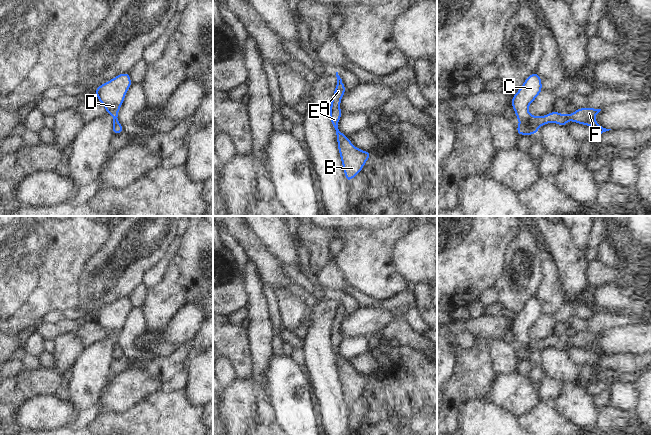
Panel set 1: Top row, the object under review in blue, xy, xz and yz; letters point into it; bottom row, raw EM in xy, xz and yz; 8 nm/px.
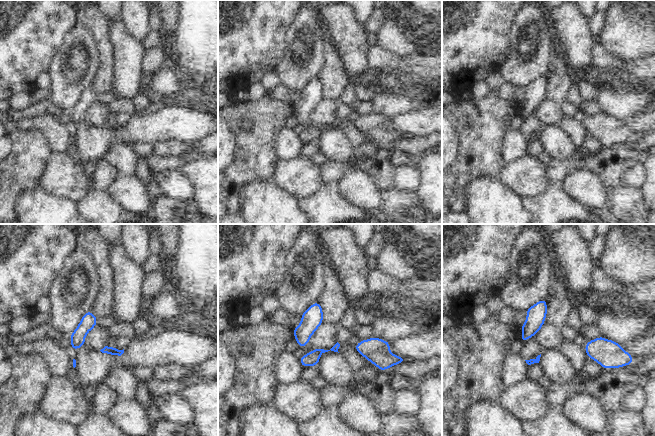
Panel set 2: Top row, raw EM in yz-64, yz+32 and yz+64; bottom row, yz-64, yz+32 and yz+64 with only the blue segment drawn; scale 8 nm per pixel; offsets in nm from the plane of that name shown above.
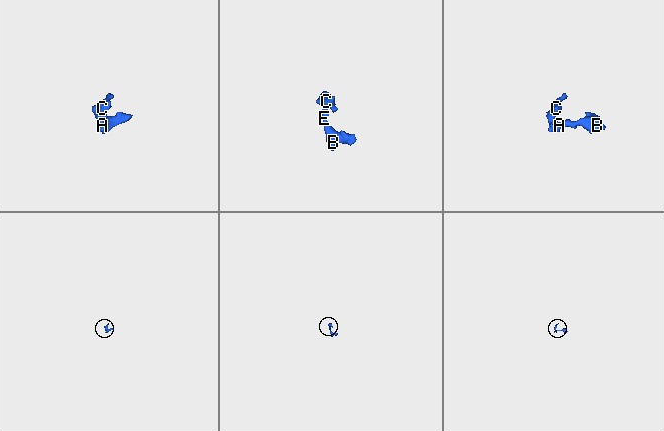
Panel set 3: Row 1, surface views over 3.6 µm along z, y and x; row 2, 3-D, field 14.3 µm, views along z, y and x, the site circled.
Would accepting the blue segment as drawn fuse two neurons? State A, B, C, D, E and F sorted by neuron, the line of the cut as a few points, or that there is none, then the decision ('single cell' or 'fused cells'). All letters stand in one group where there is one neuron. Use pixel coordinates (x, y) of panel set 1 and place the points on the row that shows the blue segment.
groups A B E F / C D; cut yz (530, 115), (524, 122), (520, 123); fused cells

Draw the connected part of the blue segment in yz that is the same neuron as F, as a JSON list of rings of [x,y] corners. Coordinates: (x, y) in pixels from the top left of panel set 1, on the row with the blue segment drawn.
[[[586,107],[578,108],[571,114],[561,114],[557,111],[552,111],[551,113],[544,116],[530,115],[525,123],[518,124],[516,131],[520,136],[523,136],[525,134],[534,136],[542,125],[548,123],[556,123],[563,127],[566,127],[568,121],[573,121],[585,126],[591,126],[599,134],[602,134],[603,132],[609,131],[611,129],[603,128],[599,123],[595,121],[595,117],[600,111],[601,109]]]

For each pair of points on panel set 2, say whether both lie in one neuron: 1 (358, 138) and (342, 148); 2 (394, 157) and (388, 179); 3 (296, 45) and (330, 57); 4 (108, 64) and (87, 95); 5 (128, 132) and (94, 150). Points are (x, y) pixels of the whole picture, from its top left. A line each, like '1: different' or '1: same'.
1: different
2: same
3: different
4: different
5: same

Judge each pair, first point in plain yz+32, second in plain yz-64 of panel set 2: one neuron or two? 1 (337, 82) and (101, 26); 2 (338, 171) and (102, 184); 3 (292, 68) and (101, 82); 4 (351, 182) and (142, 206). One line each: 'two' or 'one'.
1: one
2: one
3: two
4: one

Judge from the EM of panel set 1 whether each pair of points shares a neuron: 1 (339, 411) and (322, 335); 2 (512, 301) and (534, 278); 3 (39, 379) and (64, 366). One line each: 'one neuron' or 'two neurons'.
1: one neuron
2: one neuron
3: two neurons

